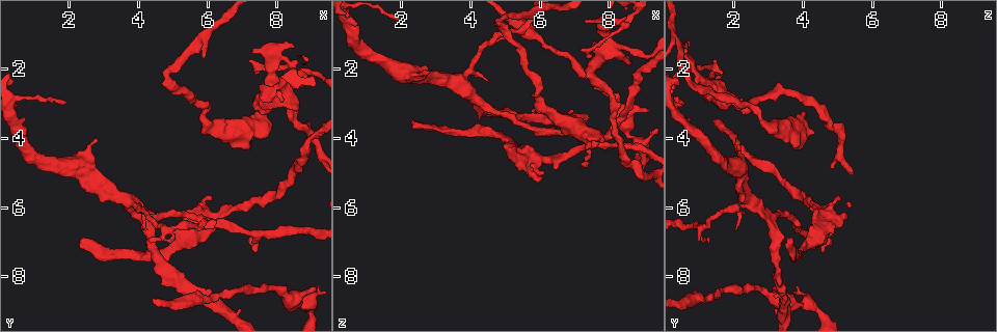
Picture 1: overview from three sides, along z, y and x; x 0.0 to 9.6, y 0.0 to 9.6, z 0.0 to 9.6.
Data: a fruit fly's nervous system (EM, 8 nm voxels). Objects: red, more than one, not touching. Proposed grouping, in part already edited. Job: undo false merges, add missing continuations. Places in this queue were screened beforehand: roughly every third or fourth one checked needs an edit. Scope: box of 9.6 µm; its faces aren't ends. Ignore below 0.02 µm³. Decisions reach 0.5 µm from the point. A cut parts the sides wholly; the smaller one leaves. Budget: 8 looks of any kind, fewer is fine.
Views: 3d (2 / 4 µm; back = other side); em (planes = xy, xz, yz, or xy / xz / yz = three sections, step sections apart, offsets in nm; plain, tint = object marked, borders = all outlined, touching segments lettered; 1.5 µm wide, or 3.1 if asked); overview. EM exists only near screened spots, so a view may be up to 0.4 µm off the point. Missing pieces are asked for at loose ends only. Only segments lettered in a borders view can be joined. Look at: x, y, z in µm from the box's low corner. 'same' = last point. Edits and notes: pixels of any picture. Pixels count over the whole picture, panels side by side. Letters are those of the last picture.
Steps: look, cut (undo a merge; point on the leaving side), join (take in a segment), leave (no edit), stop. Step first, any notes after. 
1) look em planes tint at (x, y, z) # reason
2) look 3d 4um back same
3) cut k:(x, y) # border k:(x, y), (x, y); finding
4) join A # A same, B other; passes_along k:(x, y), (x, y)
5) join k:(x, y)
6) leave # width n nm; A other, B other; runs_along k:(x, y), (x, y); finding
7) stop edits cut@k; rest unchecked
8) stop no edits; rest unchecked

look em planes plain at (4.35, 6.95, 1.25) # branch stops here

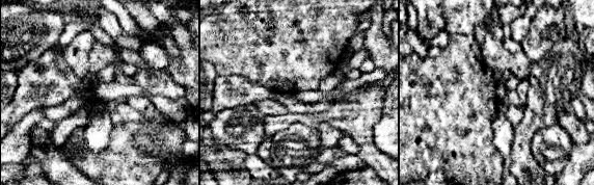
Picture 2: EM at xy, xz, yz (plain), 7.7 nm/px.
look em planes borders same # see the neighbours

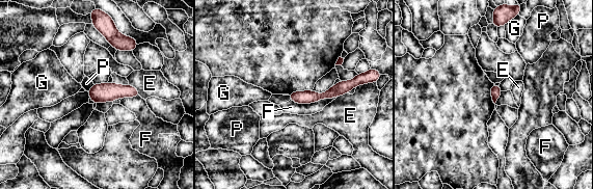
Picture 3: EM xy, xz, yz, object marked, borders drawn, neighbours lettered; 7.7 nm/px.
leave # width 90 nm; E other, F other, G other, P other; runs_along 3:(354, 82), (325, 96), (292, 97); none of them fits

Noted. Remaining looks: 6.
look em planes borders at (9.10, 8.35, 3.15) # tapers out

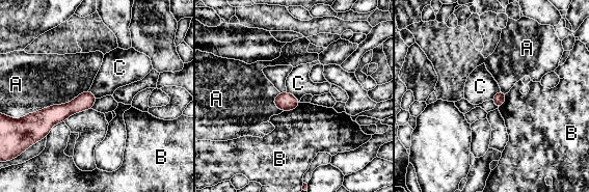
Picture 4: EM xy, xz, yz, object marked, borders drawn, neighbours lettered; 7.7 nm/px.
leave # longest_contact A 500 nm; A other, B other, C other; runs_along 4:(92, 99), (45, 119), (36, 119); no lettered segment goes on from it

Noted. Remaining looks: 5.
look em yz step 4 tint at (4.80, 2.20, 0.60) # abrupt turn

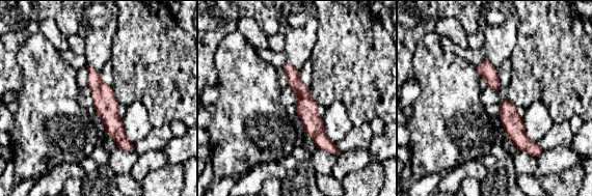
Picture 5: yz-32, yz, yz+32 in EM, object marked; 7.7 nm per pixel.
look em xz step 8 tint same

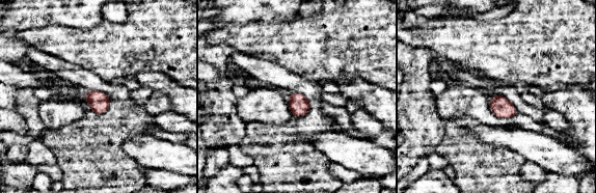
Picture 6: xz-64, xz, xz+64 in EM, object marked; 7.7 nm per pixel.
look em xz step 8 borders same # see the neighbours

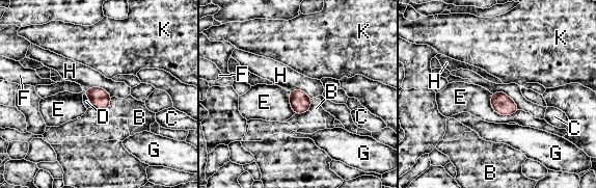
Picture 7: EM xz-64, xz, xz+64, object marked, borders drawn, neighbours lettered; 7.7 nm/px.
leave # B other, C other, D other, E other, F other, G other, H other, K other; continuous, no second neuron

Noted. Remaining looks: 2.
stop no edits; rest unchecked

